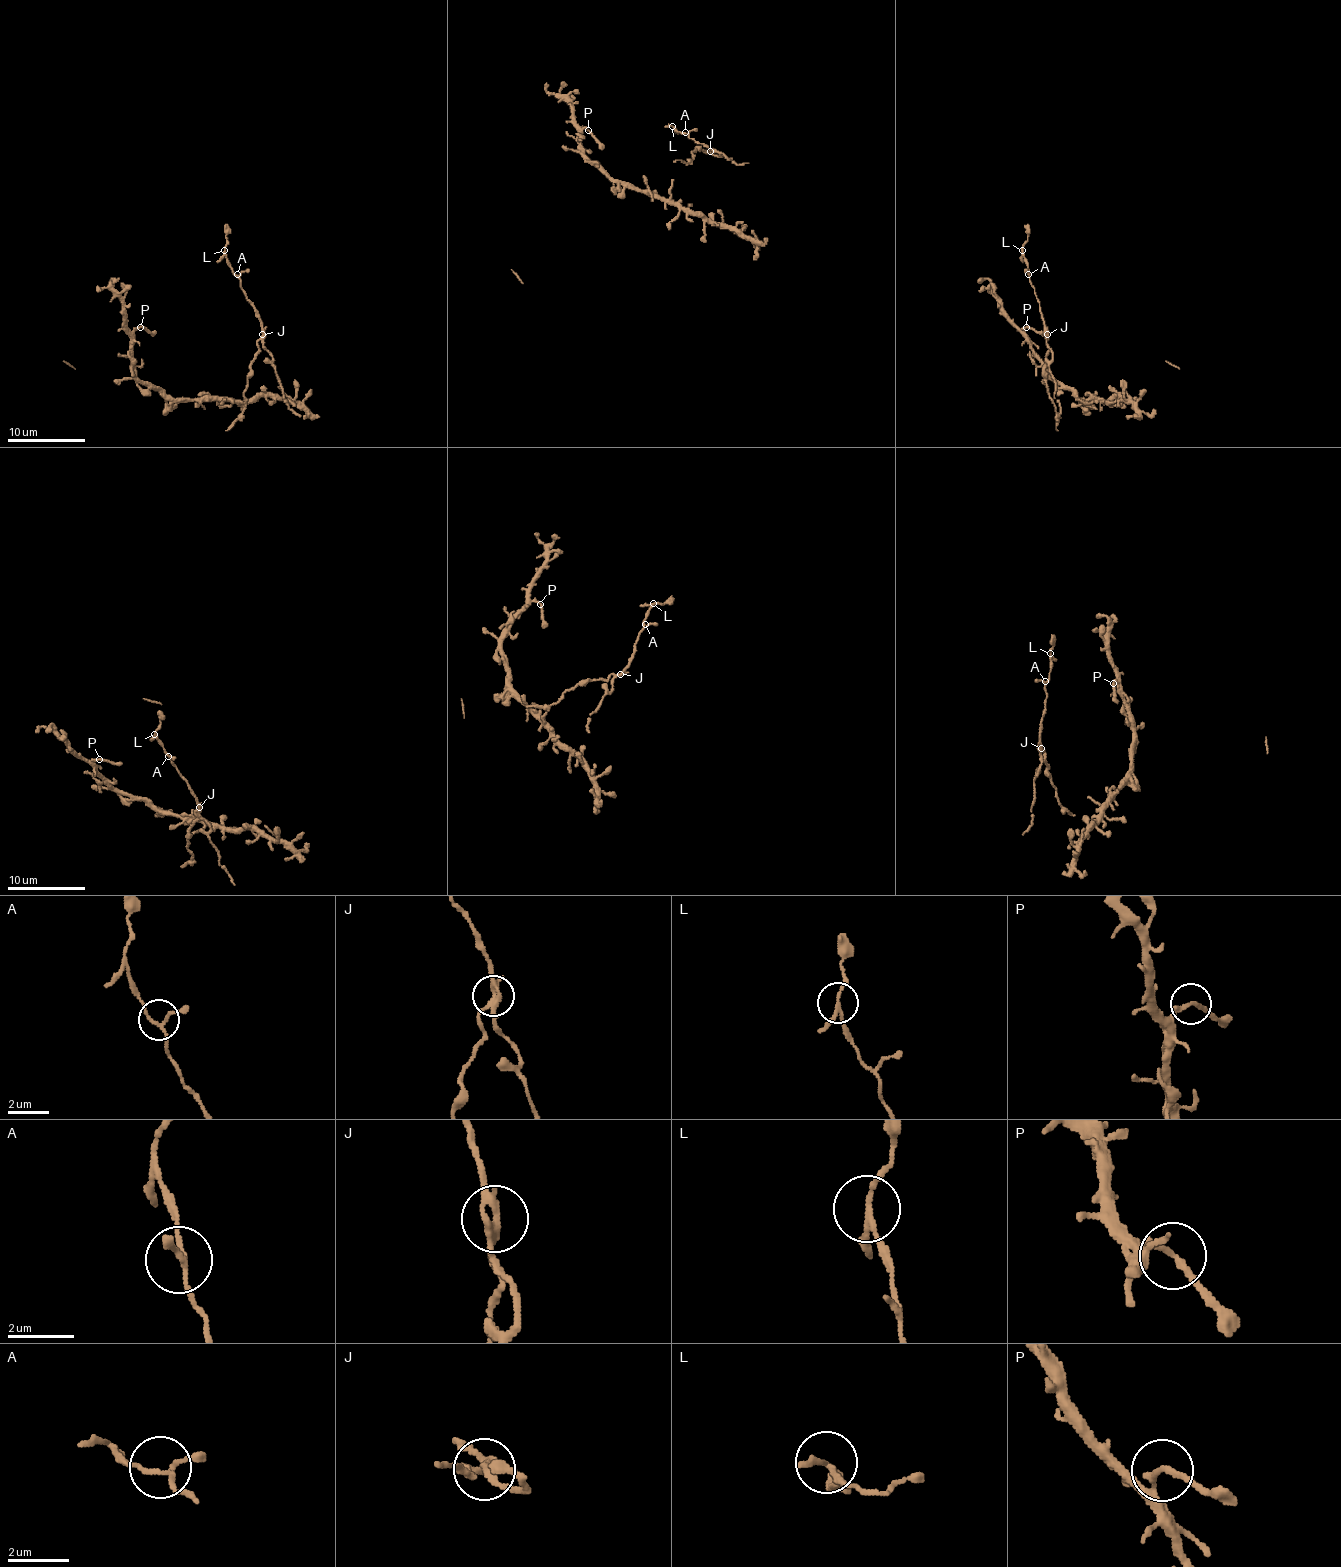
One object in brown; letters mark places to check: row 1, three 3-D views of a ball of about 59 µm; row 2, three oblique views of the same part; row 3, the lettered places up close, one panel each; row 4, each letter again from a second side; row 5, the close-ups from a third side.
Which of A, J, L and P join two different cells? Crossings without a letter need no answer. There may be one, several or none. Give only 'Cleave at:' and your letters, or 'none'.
Cleave at: J, L

